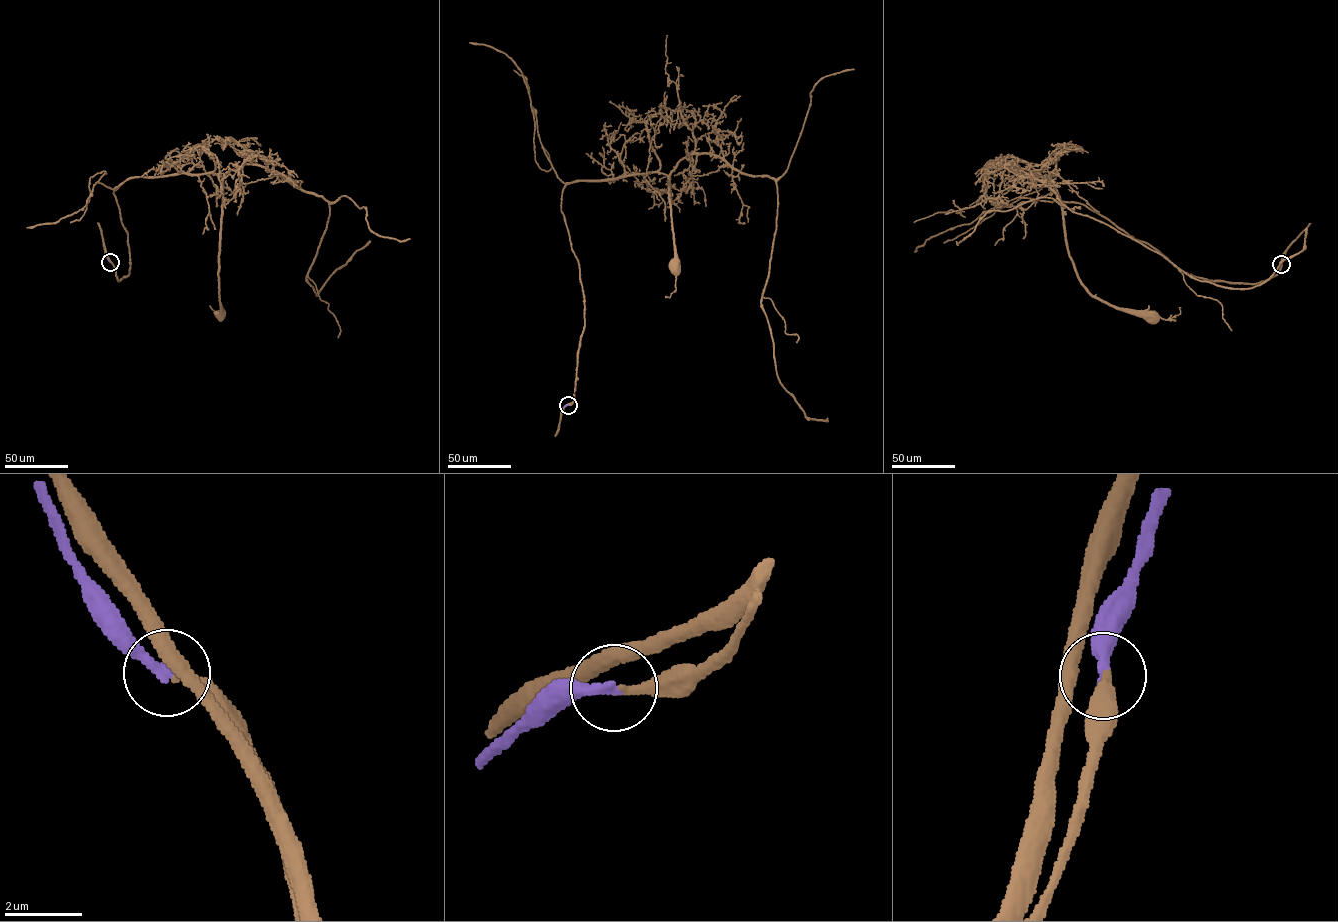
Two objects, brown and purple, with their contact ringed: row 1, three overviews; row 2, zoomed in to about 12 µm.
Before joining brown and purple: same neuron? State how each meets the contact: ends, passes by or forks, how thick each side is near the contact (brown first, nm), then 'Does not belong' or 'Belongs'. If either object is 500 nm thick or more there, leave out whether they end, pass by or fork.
At the ring brown ends. At the ring purple ends. Thickness 200 nm (brown) against 280 nm. Belongs

